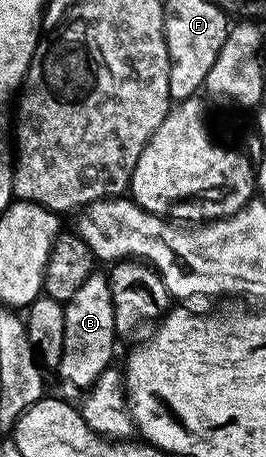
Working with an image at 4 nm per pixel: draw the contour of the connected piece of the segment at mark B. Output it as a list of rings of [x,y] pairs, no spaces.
[[[93,270],[90,278],[82,282],[82,290],[74,294],[64,304],[66,326],[62,334],[64,353],[60,359],[58,375],[60,375],[59,395],[72,402],[81,394],[87,393],[92,384],[113,363],[112,351],[118,345],[116,327],[114,326],[114,302],[110,294],[108,277],[100,270]]]

